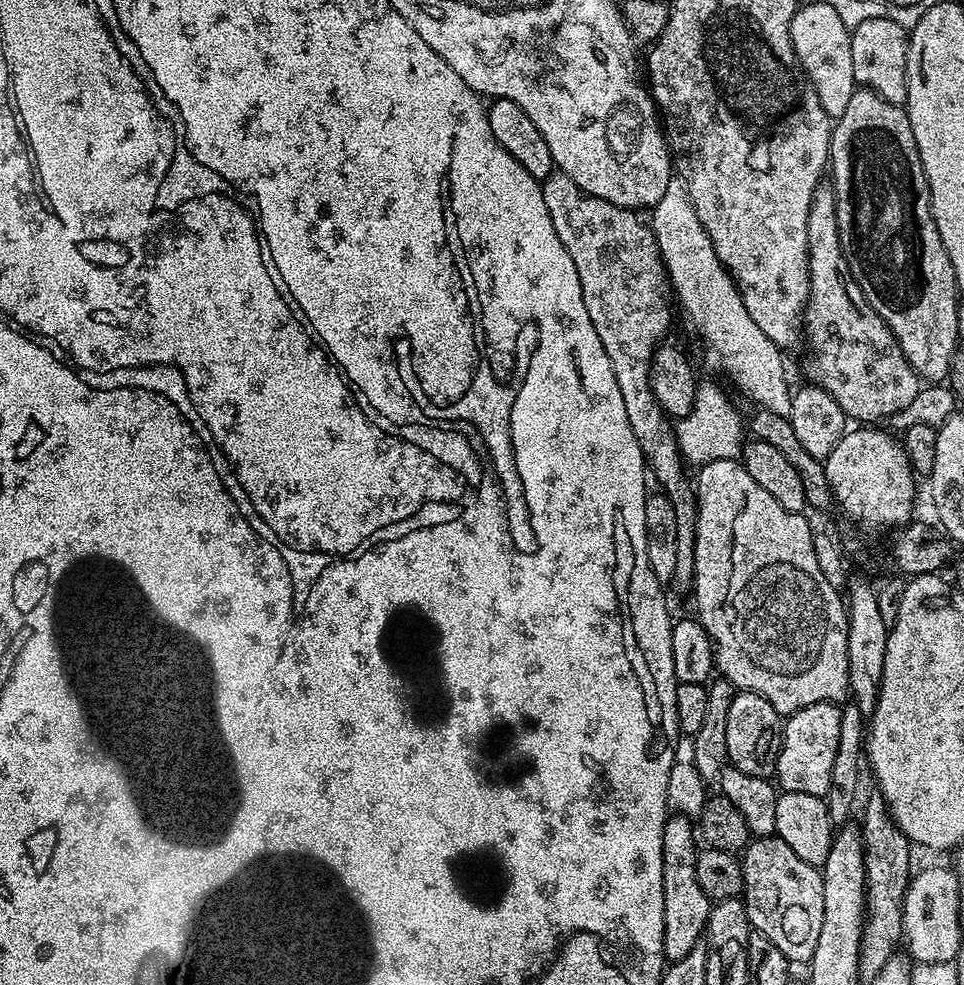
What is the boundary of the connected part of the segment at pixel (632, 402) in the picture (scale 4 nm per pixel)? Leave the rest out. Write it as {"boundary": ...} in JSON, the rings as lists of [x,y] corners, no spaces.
{"boundary":[[[558,170],[551,172],[542,182],[542,198],[546,198],[546,210],[550,210],[550,222],[554,224],[554,230],[558,234],[558,238],[562,238],[562,246],[566,246],[566,254],[570,254],[570,258],[574,258],[574,266],[578,270],[578,278],[582,282],[582,298],[586,302],[586,314],[590,314],[590,322],[594,322],[594,330],[598,330],[598,338],[602,342],[602,350],[606,350],[606,358],[610,358],[610,366],[614,366],[614,378],[618,378],[618,390],[622,390],[622,402],[626,402],[626,418],[630,418],[630,426],[634,430],[634,434],[638,438],[638,446],[644,452],[644,458],[647,467],[656,475],[656,480],[661,489],[674,502],[674,514],[678,514],[678,566],[674,566],[674,574],[672,575],[671,583],[676,584],[676,588],[680,592],[684,592],[693,587],[696,578],[696,494],[693,485],[684,477],[684,468],[686,469],[686,461],[680,455],[680,443],[676,441],[674,424],[671,419],[660,409],[659,402],[654,398],[652,389],[648,386],[648,367],[652,365],[652,354],[656,351],[660,340],[668,332],[668,327],[672,324],[672,312],[668,309],[668,296],[670,300],[670,281],[668,279],[668,269],[664,267],[664,260],[660,256],[658,250],[658,242],[654,238],[651,227],[647,223],[640,221],[641,213],[631,208],[623,208],[622,206],[614,206],[614,202],[606,202],[597,196],[588,196],[578,186],[574,186],[574,182],[570,182],[570,178],[566,178],[566,174],[562,174]]]}

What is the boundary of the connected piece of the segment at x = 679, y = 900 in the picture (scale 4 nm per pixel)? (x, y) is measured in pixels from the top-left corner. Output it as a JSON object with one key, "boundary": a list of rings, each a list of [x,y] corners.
{"boundary":[[[669,815],[662,834],[662,946],[669,961],[686,958],[686,954],[701,941],[708,924],[710,901],[698,886],[697,851],[698,832],[693,821],[687,816]]]}

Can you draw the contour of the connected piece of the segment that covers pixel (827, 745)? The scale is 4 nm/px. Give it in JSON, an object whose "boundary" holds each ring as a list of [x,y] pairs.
{"boundary":[[[815,704],[792,713],[782,724],[775,783],[786,792],[827,797],[830,769],[834,767],[834,754],[838,754],[839,737],[840,708],[836,704]]]}

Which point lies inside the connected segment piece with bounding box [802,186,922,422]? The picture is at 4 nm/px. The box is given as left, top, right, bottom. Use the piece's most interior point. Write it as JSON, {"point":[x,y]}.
{"point":[855,357]}

